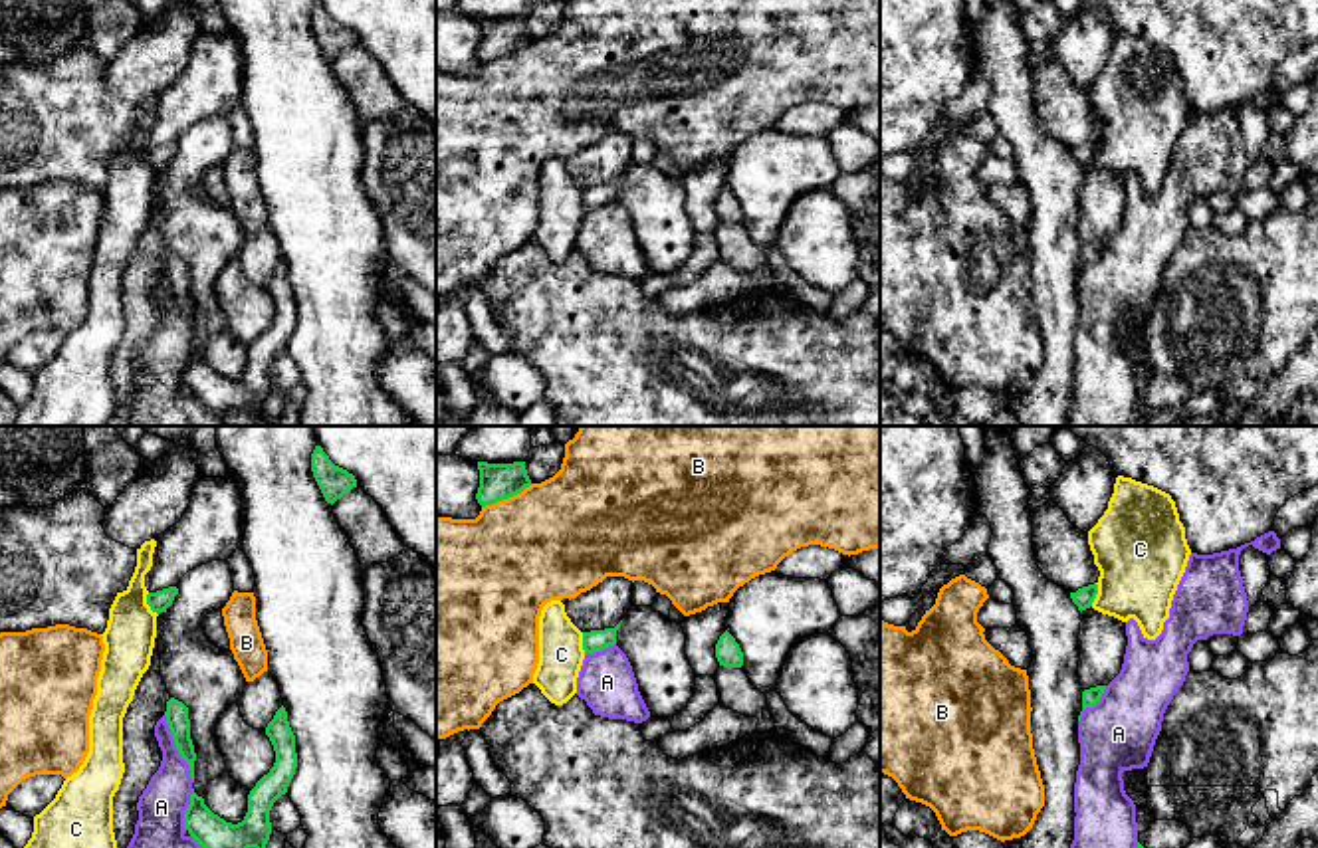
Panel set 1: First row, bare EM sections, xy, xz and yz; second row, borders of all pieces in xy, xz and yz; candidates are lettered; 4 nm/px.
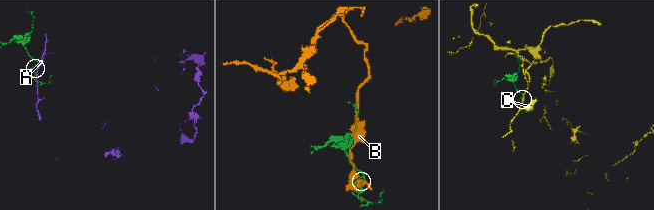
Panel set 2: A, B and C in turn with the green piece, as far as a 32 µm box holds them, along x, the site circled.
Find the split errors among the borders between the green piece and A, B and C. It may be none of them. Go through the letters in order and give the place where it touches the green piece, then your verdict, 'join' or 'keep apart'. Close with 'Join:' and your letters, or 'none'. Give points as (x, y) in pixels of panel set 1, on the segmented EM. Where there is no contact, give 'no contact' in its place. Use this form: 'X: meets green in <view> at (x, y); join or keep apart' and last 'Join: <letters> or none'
A: meets green in xy at (177, 747); keep apart
B: meets green in xz at (506, 498); keep apart
C: meets green in xy at (147, 603); keep apart
Join: none

